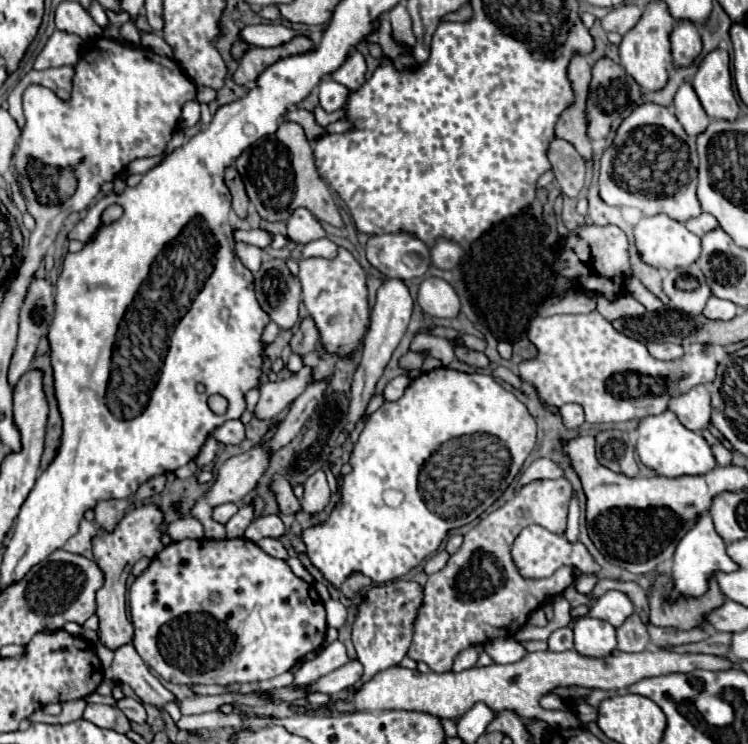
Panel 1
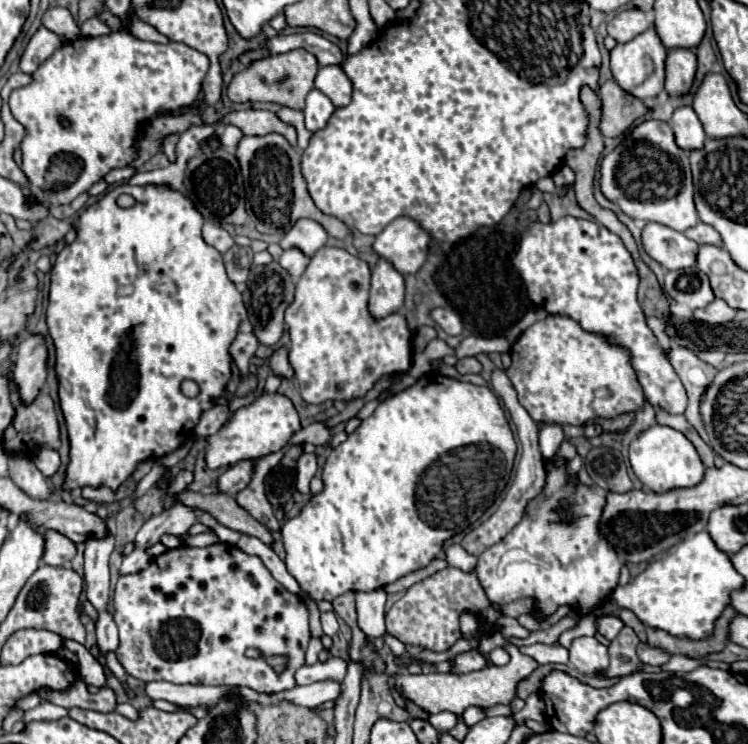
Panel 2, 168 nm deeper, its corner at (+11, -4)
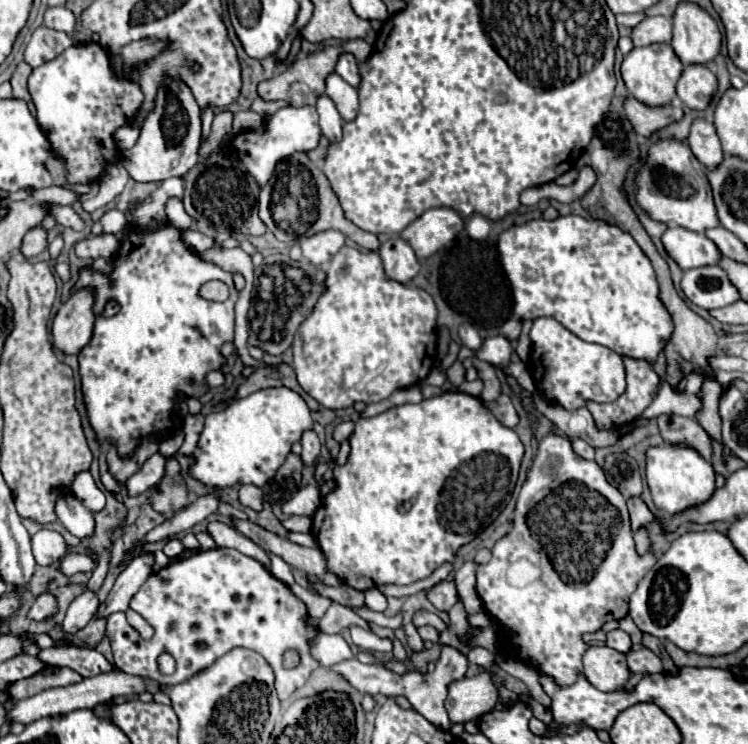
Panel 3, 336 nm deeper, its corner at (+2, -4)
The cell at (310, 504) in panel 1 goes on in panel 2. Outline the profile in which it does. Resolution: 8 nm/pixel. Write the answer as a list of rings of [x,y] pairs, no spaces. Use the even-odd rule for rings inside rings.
[[[302,453],[298,459],[298,491],[308,493],[310,491],[310,479],[316,473],[316,455],[314,453]]]

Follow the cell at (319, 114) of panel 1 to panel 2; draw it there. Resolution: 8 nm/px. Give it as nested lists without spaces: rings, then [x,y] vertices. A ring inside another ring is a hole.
[[[294,49],[282,55],[270,55],[262,61],[252,63],[248,69],[234,75],[234,79],[228,85],[228,97],[234,103],[244,101],[272,101],[280,103],[284,107],[302,109],[304,99],[310,89],[314,89],[314,77],[316,77],[318,61],[316,57],[306,49]]]

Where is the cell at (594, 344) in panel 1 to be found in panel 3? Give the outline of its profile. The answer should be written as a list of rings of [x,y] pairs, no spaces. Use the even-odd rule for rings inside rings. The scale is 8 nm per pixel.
[[[551,317],[535,319],[529,337],[533,343],[529,355],[529,371],[535,379],[537,391],[547,401],[573,411],[585,407],[589,401],[611,403],[625,391],[625,365],[623,357],[615,351],[595,343],[585,343]]]

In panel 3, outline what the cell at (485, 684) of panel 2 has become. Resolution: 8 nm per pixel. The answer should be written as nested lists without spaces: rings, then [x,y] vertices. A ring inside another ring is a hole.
[[[489,671],[479,673],[477,677],[463,677],[449,683],[449,693],[445,699],[445,709],[451,723],[467,723],[489,713],[497,703],[499,691],[493,683]]]

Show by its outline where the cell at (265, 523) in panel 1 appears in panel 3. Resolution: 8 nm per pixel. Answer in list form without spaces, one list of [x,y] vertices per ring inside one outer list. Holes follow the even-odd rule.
[[[331,603],[331,607],[327,609],[325,617],[319,621],[319,629],[323,633],[329,633],[329,635],[335,635],[335,633],[341,633],[341,629],[353,625],[357,621],[357,625],[365,627],[367,629],[367,621],[361,619],[355,611],[339,605],[339,603]]]

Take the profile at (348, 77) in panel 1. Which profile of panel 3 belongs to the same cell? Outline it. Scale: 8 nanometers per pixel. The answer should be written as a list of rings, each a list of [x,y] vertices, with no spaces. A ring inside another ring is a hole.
[[[337,73],[327,75],[325,83],[327,83],[327,91],[325,91],[325,93],[335,101],[335,105],[337,105],[337,109],[339,109],[341,117],[343,117],[345,121],[355,119],[357,109],[359,109],[357,89],[351,87],[347,81],[343,81]]]

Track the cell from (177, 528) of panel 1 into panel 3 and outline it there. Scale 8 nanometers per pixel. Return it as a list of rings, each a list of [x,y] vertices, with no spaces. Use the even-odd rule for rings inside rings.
[[[213,521],[213,523],[207,525],[207,533],[213,537],[213,541],[217,543],[217,547],[237,549],[243,555],[249,555],[249,557],[261,561],[265,567],[269,567],[267,553],[261,547],[257,547],[251,539],[247,539],[245,535],[241,535],[237,529],[233,529],[231,525],[221,523],[221,521]]]

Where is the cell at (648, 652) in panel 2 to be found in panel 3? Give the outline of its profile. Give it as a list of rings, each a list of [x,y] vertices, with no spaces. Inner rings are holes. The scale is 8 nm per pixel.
[[[639,647],[627,653],[627,665],[635,673],[661,673],[663,671],[661,659],[647,647]]]

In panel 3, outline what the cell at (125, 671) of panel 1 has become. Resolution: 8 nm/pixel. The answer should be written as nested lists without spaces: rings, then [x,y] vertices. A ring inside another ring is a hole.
[[[153,455],[129,481],[127,481],[127,495],[137,497],[145,491],[151,491],[161,479],[163,479],[163,467],[165,467],[165,457],[163,455]]]

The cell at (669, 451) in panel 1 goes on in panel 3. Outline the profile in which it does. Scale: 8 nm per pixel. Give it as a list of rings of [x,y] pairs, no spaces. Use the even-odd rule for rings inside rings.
[[[663,443],[659,447],[649,447],[647,453],[647,485],[651,489],[657,509],[673,515],[685,507],[703,503],[715,491],[715,471],[709,461],[705,461],[693,447],[685,443]]]

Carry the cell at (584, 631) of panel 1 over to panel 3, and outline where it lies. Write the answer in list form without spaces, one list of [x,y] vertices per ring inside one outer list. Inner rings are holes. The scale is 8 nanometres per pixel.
[[[589,647],[583,655],[583,675],[599,691],[617,691],[627,683],[629,667],[625,655],[607,647]]]

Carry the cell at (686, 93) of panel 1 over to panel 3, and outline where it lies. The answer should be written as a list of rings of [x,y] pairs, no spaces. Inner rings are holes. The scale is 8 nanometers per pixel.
[[[707,119],[693,121],[687,143],[701,165],[713,169],[713,167],[717,167],[717,163],[721,163],[723,149],[721,149],[721,143],[717,139],[713,123],[709,123]]]

